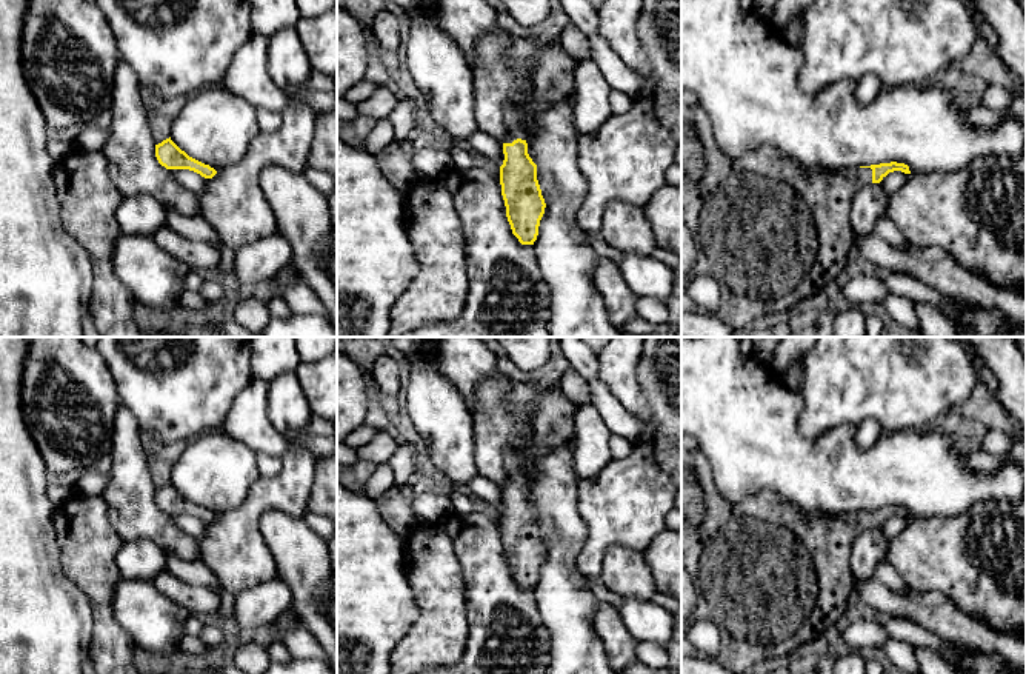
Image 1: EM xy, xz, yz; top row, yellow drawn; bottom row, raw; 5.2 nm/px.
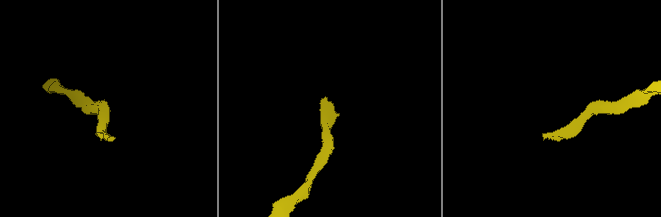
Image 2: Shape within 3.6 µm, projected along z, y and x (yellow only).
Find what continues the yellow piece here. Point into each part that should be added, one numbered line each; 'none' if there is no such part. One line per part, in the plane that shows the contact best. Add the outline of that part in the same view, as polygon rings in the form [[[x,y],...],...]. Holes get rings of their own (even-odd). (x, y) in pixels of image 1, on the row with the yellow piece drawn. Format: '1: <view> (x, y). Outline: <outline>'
1: xz (516, 117). Outline: [[[509,105],[505,111],[505,120],[508,125],[508,134],[503,143],[512,143],[517,138],[521,138],[528,143],[526,111],[520,106]]]

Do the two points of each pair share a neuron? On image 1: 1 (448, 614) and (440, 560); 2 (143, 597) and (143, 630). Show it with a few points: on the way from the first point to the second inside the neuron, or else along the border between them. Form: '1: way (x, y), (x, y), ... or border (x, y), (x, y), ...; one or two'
1: way (442, 600), (440, 574); one
2: way (143, 605), (143, 622); one

